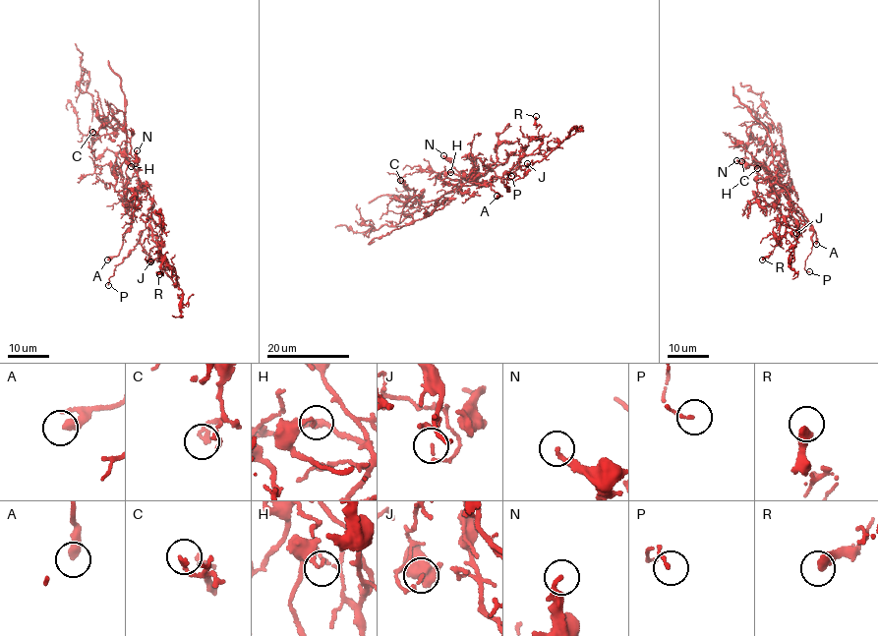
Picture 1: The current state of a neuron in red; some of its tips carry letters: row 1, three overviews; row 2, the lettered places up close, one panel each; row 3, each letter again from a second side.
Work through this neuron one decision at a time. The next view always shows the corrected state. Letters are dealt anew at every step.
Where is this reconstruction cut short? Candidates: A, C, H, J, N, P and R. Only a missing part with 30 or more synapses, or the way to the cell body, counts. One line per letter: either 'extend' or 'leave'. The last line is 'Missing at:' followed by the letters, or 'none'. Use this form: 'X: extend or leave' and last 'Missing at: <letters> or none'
A: leave
C: leave
H: leave
J: leave
N: leave
P: leave
R: leave
Missing at: none

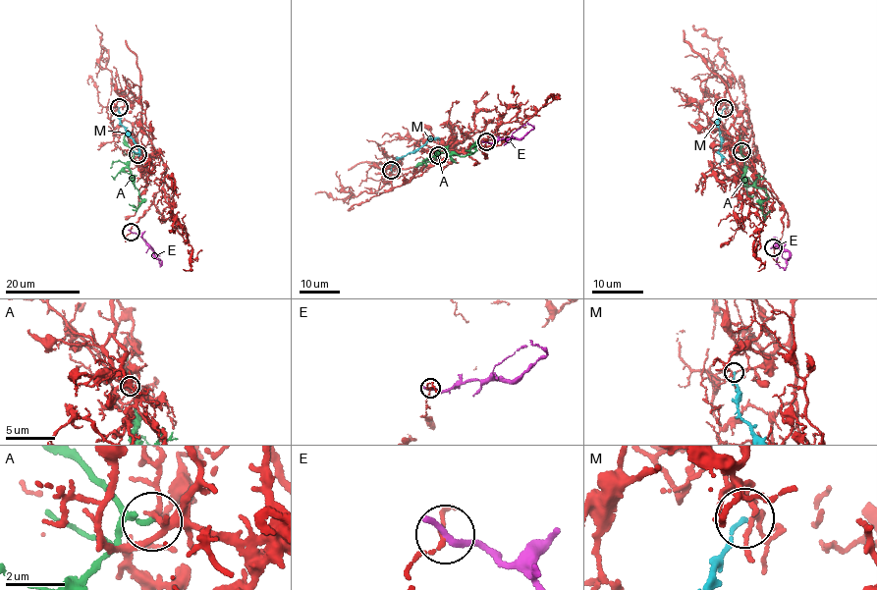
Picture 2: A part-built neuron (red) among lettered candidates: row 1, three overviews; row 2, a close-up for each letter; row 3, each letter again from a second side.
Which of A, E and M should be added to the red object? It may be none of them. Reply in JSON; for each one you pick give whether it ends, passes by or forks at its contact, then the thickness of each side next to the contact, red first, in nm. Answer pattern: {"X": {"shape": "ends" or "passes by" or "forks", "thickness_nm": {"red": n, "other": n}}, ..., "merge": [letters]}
{"merge": []}

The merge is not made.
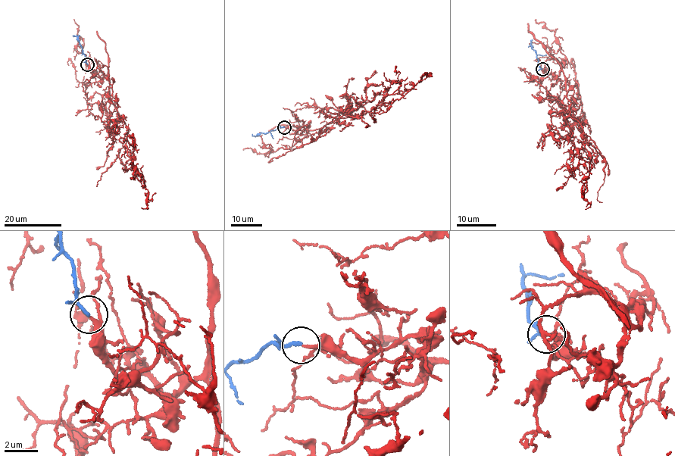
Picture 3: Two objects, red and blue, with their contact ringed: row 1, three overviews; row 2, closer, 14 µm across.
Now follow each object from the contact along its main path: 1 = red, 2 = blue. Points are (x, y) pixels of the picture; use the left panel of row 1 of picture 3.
1: (87, 64), (95, 81), (107, 76), (110, 99), (128, 129), (133, 175), (148, 191), (147, 207), (141, 207)
2: (87, 64), (78, 39), (73, 35)

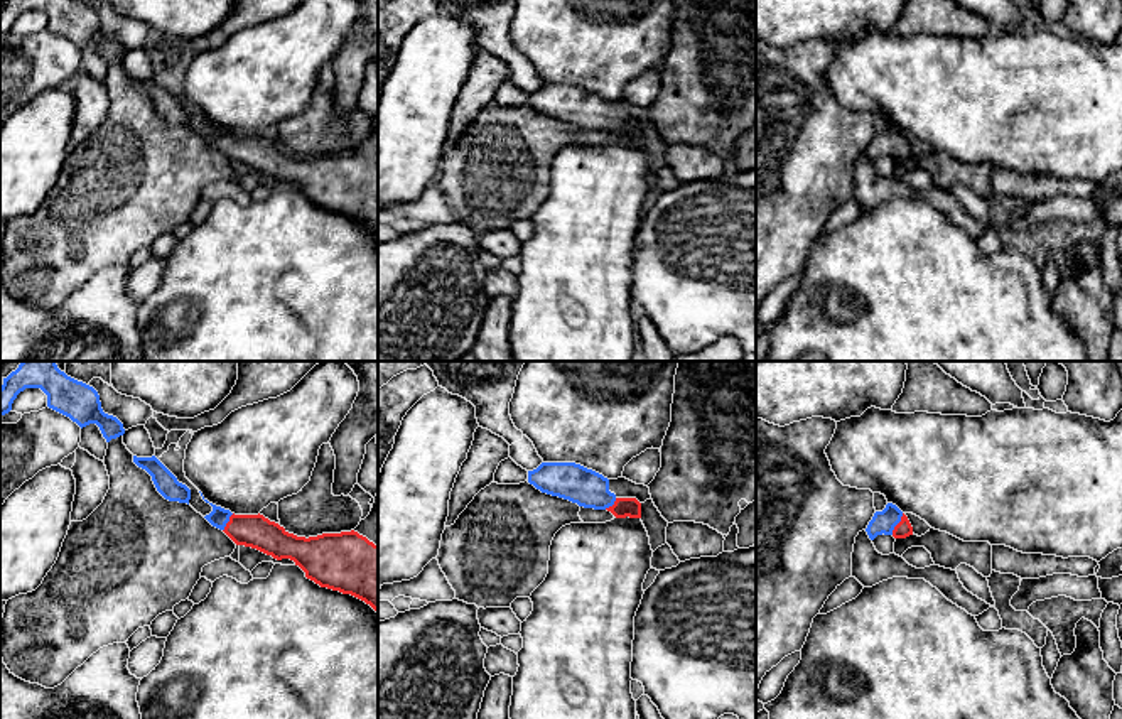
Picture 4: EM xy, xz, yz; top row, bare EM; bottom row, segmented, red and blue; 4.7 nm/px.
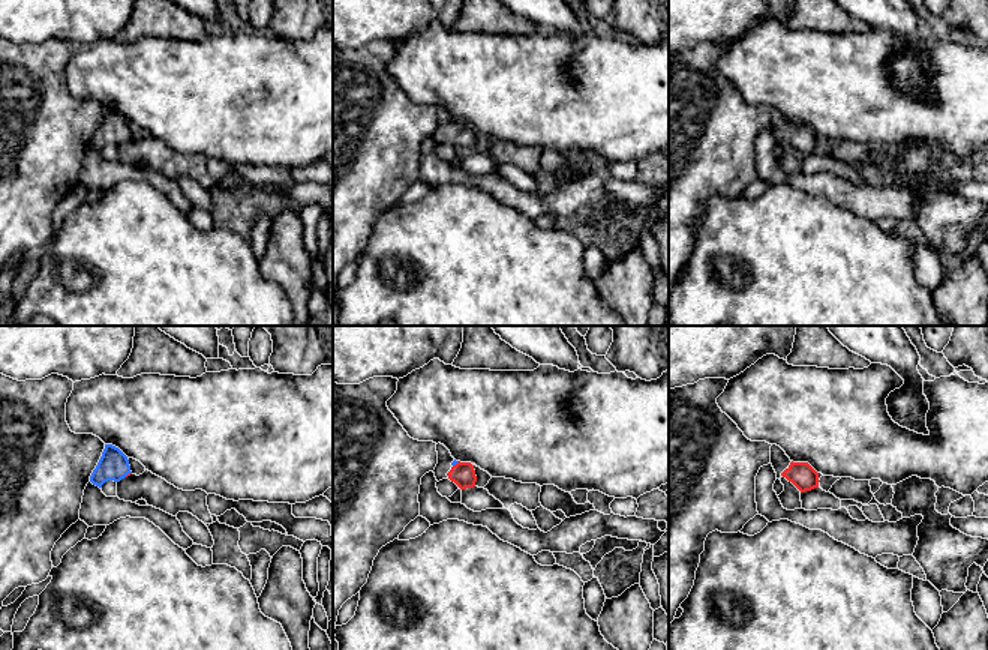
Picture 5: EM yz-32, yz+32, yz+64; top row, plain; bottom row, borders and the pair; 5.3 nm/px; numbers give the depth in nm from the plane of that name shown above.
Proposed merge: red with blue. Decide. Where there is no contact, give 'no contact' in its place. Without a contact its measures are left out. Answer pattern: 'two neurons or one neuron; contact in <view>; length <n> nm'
one neuron; contact in yz; length 120 nm

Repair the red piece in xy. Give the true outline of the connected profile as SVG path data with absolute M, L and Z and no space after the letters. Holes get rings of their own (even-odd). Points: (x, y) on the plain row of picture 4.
M213 128L213 133L204 140L216 150L223 152L236 167L256 170L277 182L290 181L299 187L305 199L332 213L351 216L378 235L378 167L370 164L358 154L322 155L317 159L297 159L283 149L270 143L263 137L235 137L221 128Z

